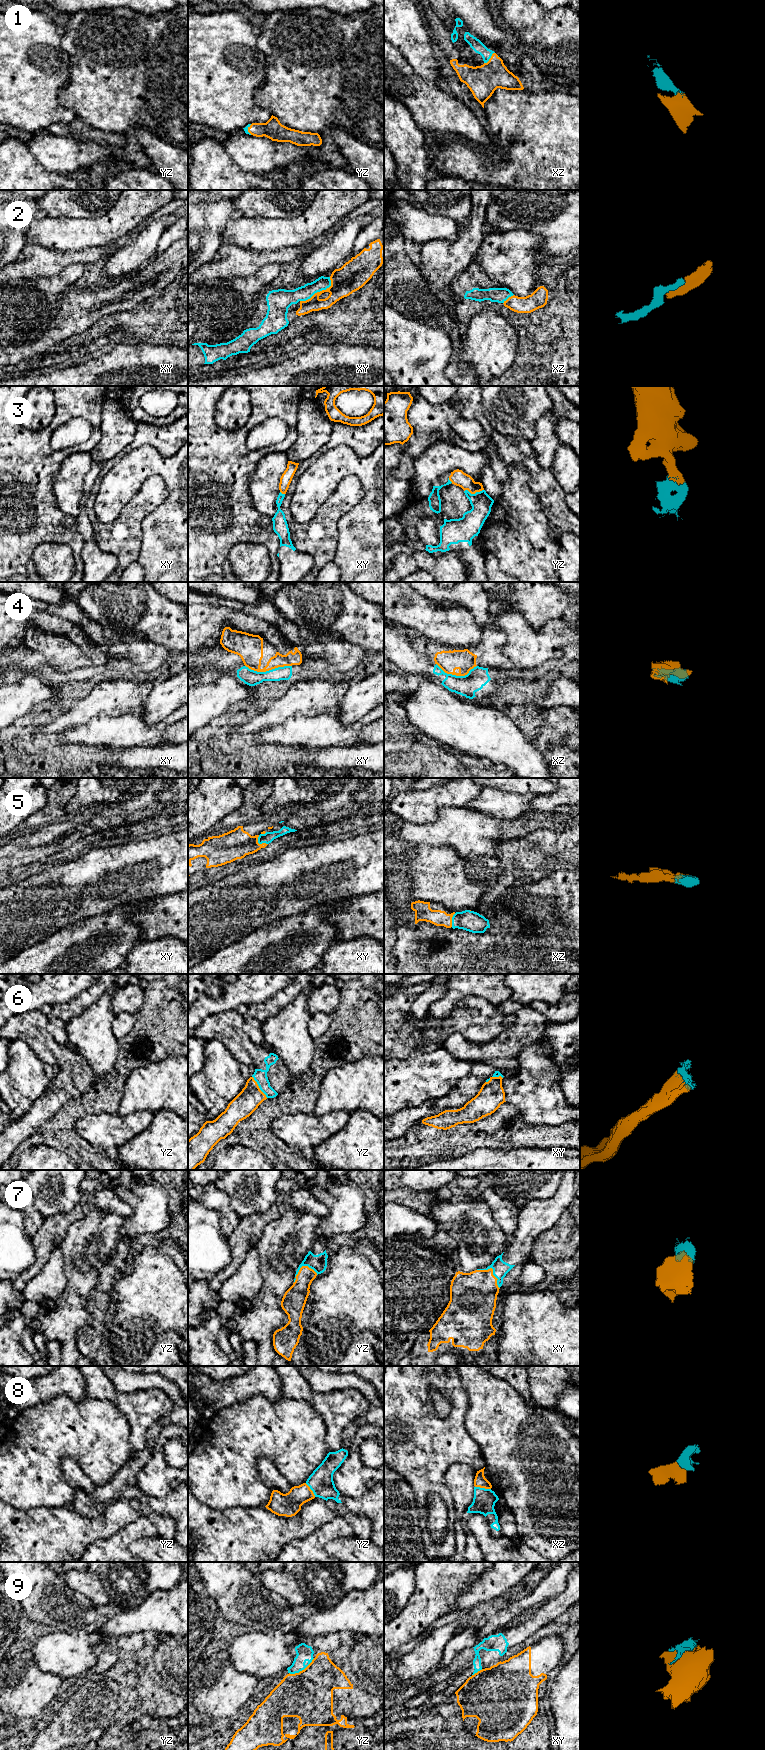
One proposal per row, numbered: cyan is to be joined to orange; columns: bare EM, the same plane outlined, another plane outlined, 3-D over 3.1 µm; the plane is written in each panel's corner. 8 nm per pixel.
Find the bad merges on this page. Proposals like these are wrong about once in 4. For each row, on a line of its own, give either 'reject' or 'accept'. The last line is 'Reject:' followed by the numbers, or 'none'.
1: accept
2: accept
3: accept
4: reject
5: accept
6: accept
7: accept
8: accept
9: reject
Reject: 4, 9

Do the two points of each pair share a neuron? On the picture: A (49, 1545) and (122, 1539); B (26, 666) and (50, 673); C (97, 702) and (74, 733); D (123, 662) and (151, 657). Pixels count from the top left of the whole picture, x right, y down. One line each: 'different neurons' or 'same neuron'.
A: different neurons
B: same neuron
C: different neurons
D: same neuron

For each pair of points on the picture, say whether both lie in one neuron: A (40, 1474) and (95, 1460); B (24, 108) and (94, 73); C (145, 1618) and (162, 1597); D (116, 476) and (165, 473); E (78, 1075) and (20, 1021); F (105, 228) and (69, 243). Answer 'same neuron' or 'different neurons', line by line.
A: same neuron
B: different neurons
C: same neuron
D: same neuron
E: same neuron
F: same neuron

